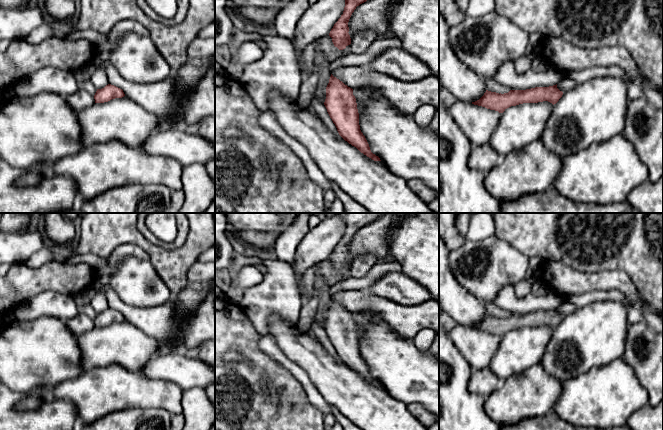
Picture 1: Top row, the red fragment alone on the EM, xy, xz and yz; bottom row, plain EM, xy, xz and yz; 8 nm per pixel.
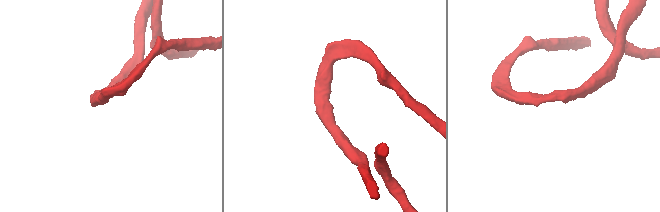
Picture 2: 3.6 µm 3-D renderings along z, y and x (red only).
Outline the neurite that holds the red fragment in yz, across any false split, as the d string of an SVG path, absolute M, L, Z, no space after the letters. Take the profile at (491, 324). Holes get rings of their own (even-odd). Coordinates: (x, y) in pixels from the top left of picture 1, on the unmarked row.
M557 308L549 311L535 311L526 314L510 314L508 317L504 318L486 314L484 319L479 324L472 326L472 328L503 337L507 332L523 327L538 327L548 325L554 329L559 325L562 319L563 316L557 312Z

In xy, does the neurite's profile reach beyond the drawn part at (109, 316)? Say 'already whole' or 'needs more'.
already whole

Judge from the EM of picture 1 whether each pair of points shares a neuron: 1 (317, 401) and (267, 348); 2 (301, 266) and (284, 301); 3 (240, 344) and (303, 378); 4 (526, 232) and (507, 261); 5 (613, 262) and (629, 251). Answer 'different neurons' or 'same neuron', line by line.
1: same neuron
2: different neurons
3: different neurons
4: different neurons
5: same neuron

